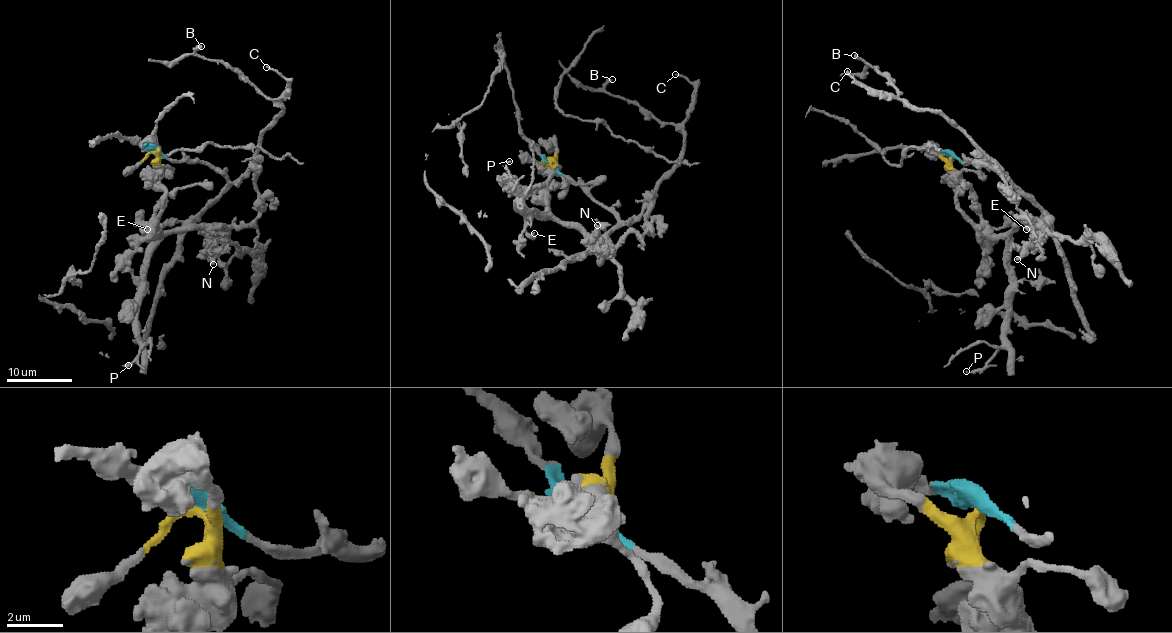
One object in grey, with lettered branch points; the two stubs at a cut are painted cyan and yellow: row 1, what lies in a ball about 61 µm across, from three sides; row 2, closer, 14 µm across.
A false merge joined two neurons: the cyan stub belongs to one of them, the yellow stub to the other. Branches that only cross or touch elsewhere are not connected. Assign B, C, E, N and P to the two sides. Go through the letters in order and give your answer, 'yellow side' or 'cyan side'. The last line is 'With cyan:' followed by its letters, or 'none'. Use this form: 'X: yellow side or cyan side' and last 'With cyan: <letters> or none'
B: cyan side
C: cyan side
E: yellow side
N: yellow side
P: yellow side
With cyan: B, C

